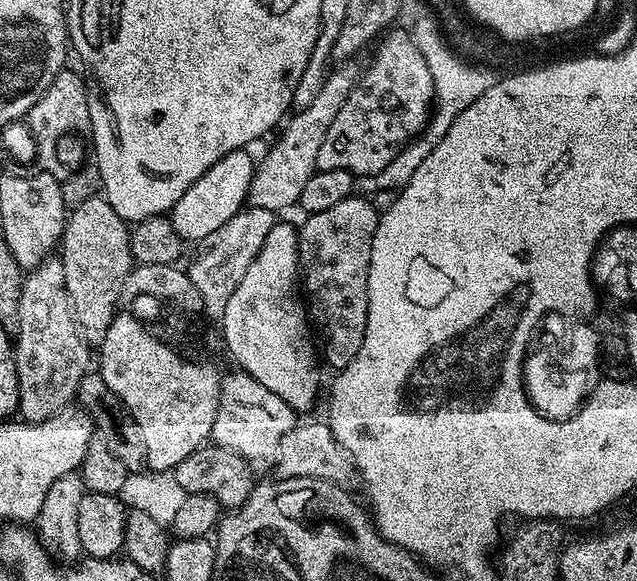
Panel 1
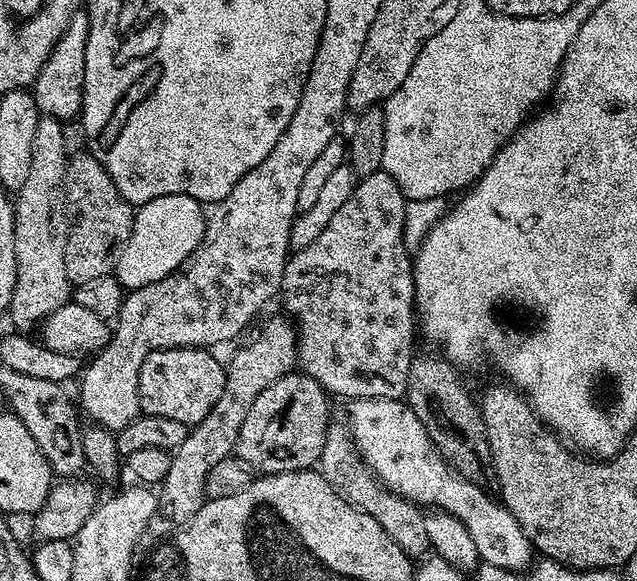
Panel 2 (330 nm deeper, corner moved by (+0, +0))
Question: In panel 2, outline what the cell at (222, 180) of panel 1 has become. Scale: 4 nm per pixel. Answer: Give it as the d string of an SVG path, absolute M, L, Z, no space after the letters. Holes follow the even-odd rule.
M166 194L139 205L132 217L132 229L116 257L114 275L126 290L162 282L198 246L207 224L203 205L188 195Z

